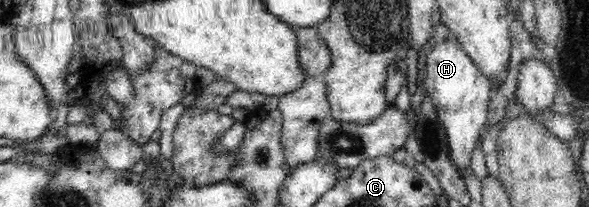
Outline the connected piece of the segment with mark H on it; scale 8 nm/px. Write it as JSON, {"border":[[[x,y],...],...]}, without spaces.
{"border":[[[456,35],[446,38],[446,40],[436,40],[434,46],[426,56],[426,79],[425,94],[430,99],[430,102],[436,107],[438,119],[444,126],[448,137],[448,156],[455,170],[462,171],[466,167],[470,167],[470,157],[472,152],[480,146],[478,137],[481,129],[487,122],[486,114],[488,114],[488,104],[490,101],[491,82],[481,68],[474,63],[473,57],[466,53],[465,49],[461,47],[461,43]]]}

